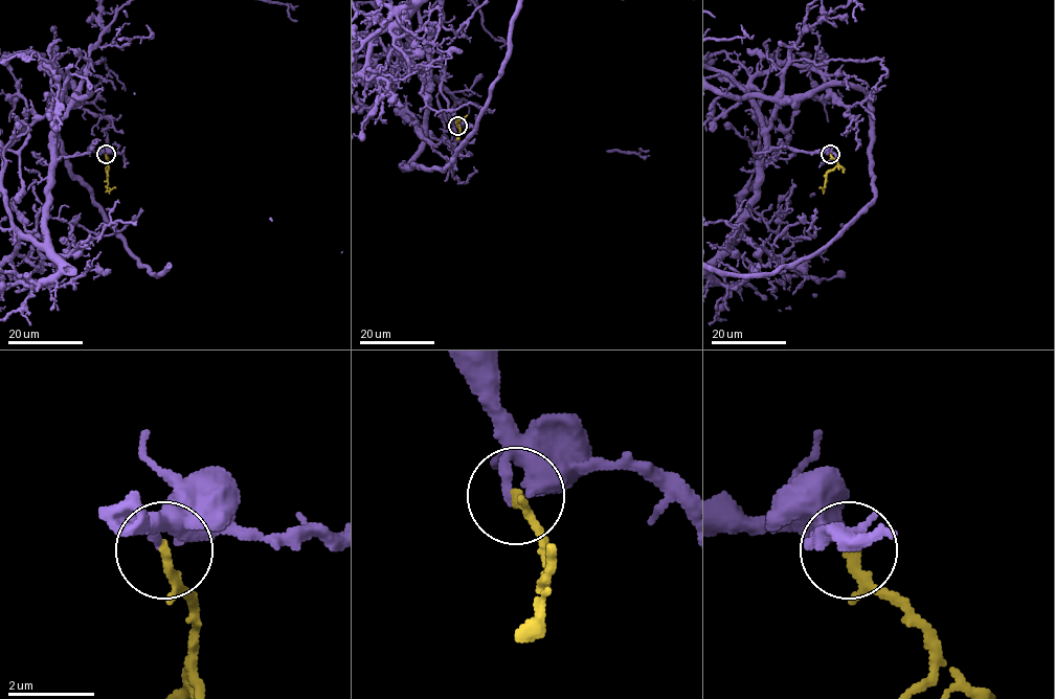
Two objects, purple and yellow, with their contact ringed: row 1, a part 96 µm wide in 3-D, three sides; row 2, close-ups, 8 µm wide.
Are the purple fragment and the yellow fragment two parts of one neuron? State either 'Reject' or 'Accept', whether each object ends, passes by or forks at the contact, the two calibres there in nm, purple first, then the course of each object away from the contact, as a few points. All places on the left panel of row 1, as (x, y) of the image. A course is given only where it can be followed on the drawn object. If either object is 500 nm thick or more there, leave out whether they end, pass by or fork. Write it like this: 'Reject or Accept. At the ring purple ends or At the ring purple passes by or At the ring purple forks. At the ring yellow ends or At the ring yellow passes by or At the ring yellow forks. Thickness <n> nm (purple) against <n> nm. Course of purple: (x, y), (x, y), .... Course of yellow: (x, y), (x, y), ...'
Accept. At the ring purple ends. At the ring yellow passes by. Thickness 240 nm (purple) against 180 nm. Course of yellow: (106, 154), (107, 189), (115, 187)

